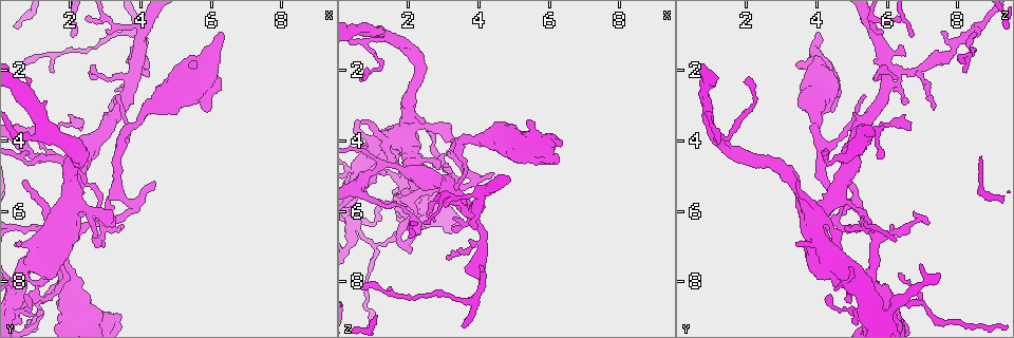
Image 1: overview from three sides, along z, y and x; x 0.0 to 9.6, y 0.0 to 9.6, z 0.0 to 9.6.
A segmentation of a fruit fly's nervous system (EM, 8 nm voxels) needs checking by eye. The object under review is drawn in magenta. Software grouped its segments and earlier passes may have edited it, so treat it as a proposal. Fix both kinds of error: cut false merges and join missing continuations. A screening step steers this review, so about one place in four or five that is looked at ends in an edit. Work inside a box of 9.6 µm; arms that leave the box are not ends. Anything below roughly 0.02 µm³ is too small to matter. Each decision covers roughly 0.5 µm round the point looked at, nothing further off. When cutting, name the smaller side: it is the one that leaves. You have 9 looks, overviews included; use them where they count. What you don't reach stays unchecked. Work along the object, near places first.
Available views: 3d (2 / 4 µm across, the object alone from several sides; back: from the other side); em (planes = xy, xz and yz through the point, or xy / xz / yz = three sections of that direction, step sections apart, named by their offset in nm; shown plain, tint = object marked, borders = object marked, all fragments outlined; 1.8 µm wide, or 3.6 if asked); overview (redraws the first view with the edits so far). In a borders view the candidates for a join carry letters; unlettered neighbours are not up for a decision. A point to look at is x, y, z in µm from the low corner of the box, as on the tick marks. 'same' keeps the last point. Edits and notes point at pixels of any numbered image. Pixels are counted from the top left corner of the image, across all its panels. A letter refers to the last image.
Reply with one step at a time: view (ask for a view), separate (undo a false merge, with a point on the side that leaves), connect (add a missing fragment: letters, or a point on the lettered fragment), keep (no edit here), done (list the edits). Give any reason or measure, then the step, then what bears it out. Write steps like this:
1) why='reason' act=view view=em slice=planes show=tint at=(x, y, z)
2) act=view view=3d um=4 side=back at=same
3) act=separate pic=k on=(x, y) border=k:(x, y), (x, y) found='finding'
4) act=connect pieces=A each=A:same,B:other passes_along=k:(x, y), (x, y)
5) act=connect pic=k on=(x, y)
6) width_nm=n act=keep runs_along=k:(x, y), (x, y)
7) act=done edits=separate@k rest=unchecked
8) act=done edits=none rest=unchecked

why='three-way junction' act=view view=em slice=planes show=borders at=(3.80, 2.20, 6.05)

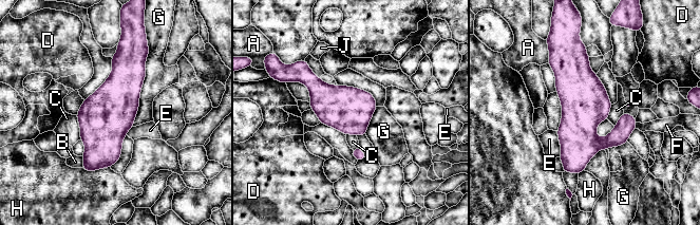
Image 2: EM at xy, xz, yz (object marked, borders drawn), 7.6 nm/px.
act=keep each=A:other,B:other,C:other,D:other,E:other,F:other,G:other,H:other,J:other border=2:(148, 47), (139, 107), (132, 126) found='all the same cell'

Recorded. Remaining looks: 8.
why='sharp bend' act=view view=3d um=4 at=(2.20, 4.75, 4.90)

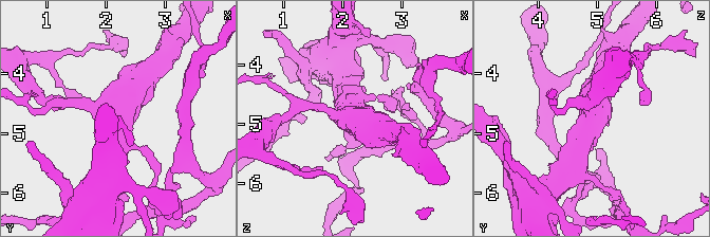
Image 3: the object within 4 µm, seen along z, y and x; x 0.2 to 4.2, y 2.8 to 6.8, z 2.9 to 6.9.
arms=4 act=view view=em um=3.6 slice=planes show=plain at=(2.15, 4.80, 4.85)

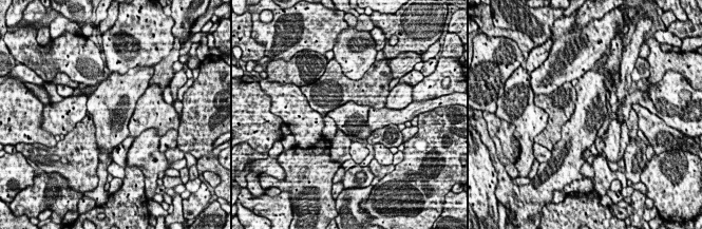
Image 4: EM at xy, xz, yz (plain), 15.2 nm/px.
why='what lies round it' act=view view=em um=3.6 slice=planes show=borders at=same

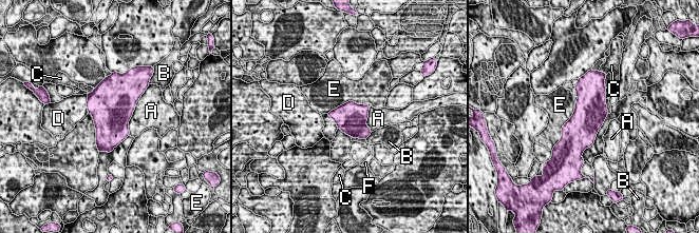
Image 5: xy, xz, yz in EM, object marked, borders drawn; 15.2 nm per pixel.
longest_contact=E:850nm act=keep each=A:other,B:other,C:other,D:other,E:other,F:other border=5:(575, 89), (575, 109), (559, 140) found='continuous, no second cell'

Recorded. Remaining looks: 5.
act=view view=3d um=2 at=(1.40, 6.50, 4.55)

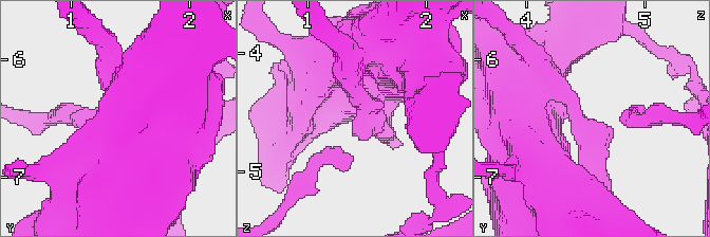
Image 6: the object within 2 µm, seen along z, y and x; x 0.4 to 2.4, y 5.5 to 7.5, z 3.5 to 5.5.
act=view view=em slice=xy step=16 show=tint at=(1.42, 6.52, 4.54)

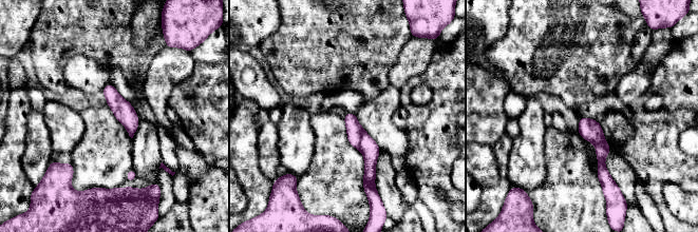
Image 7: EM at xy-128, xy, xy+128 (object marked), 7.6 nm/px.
why='another direction' act=view view=em slice=planes show=borders at=same

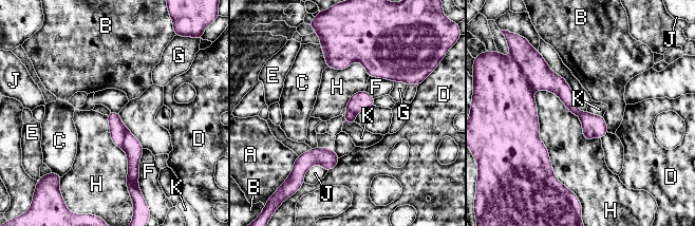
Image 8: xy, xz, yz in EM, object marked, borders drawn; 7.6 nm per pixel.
longest_contact=H:750nm act=separate pic=8 on=(132, 147) each=A:other,B:other,C:other,D:other,E:other,F:other,G:other,H:other,J:other,K:other found='a second cell is stuck on'

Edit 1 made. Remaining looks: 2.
why='sudden change in width' act=view view=em slice=planes show=tint at=(4.10, 1.40, 7.90)

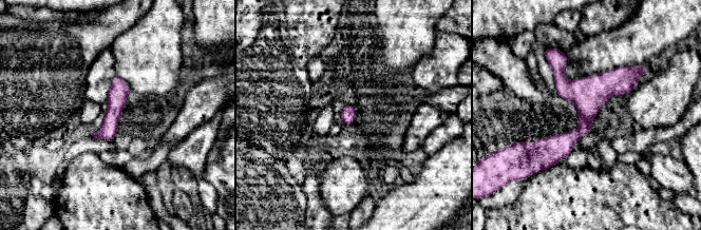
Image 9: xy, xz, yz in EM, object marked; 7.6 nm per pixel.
act=view view=em slice=planes show=borders at=same

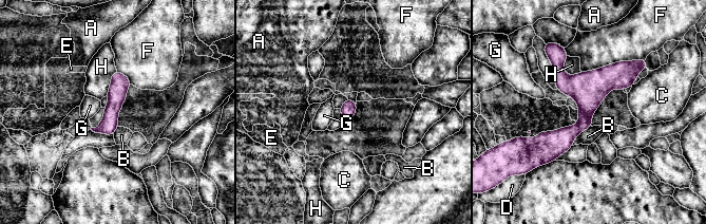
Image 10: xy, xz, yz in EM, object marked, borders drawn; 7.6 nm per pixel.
width_nm=120 act=keep each=A:other,B:other,C:other,D:other,E:other,F:other,G:other,H:other border=10:(593, 126), (583, 130), (572, 145) found='one cell here'

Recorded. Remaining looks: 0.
act=done edits=separate@8 rest=unchecked

